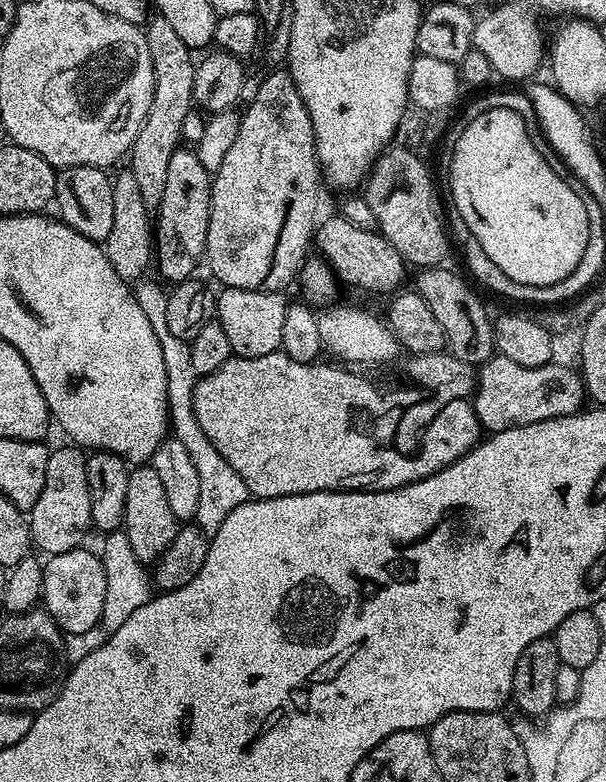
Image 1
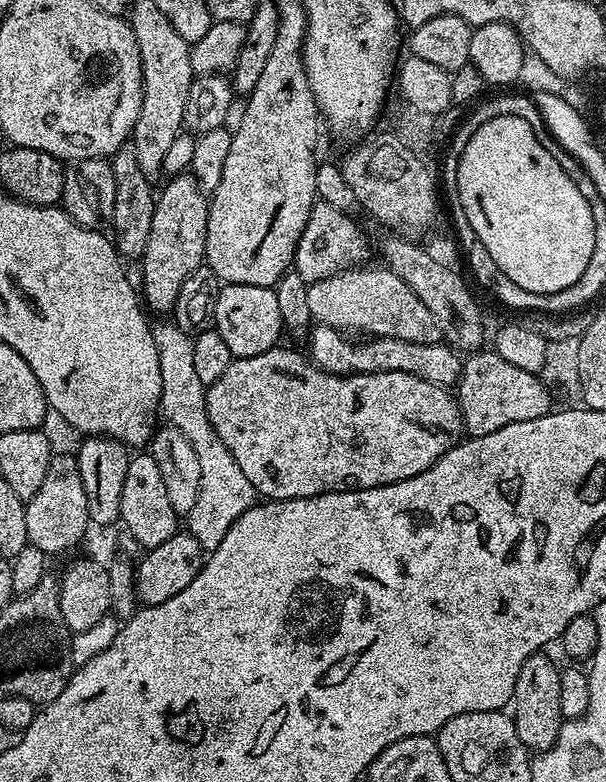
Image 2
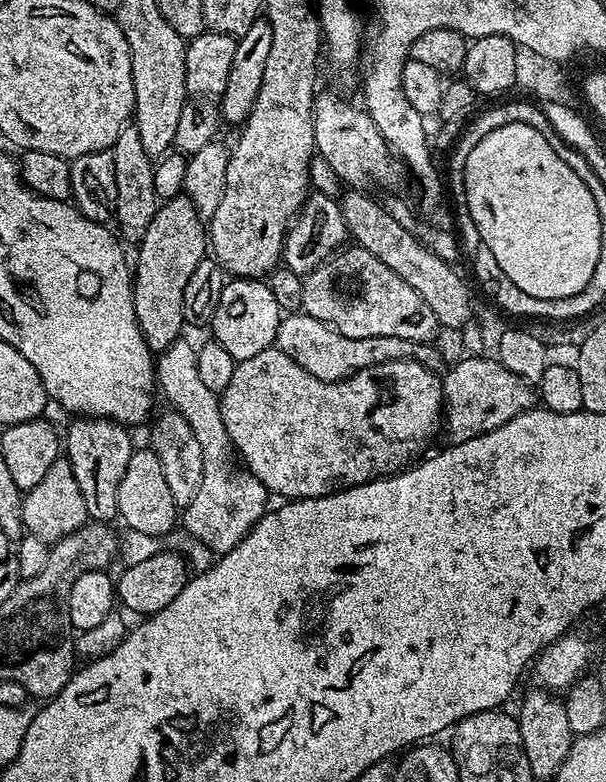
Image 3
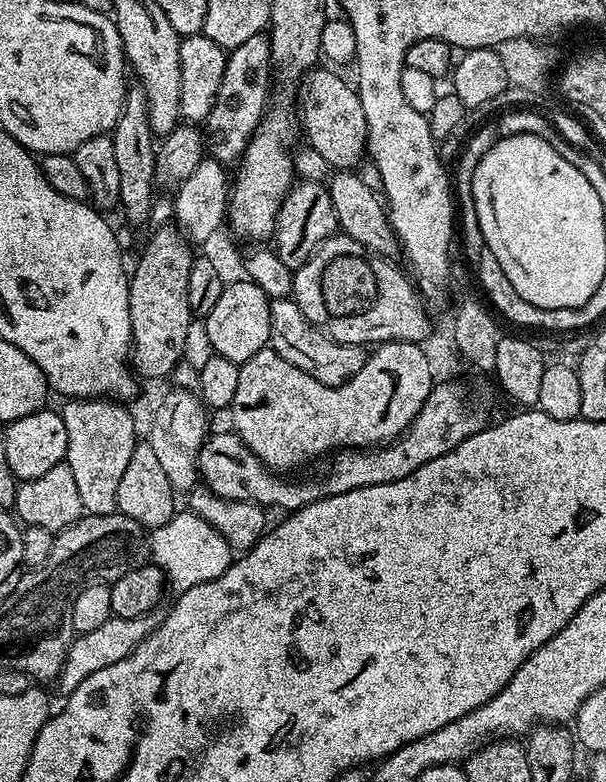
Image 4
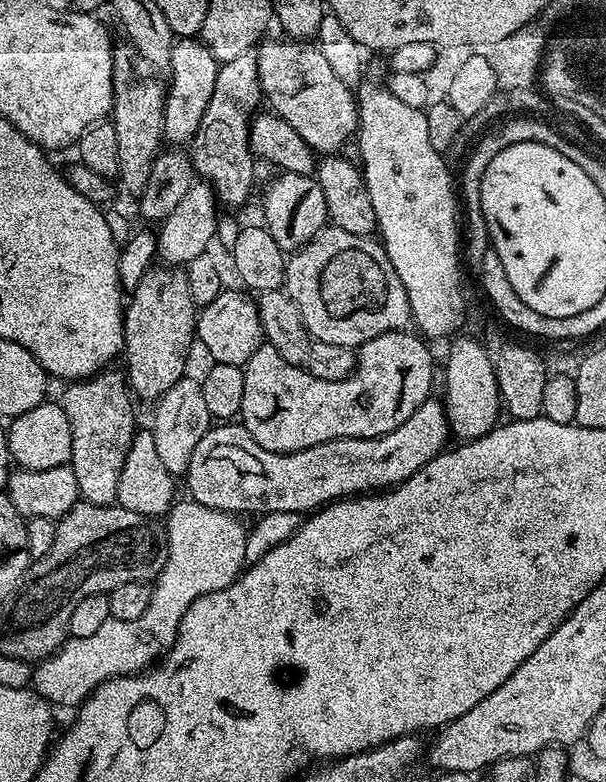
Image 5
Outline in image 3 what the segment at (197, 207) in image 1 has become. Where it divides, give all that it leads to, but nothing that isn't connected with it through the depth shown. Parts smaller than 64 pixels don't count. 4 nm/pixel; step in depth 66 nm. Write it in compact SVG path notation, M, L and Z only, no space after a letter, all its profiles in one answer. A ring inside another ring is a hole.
M183 194L172 196L161 203L154 214L154 222L138 242L137 270L132 277L134 314L146 346L153 354L166 351L175 340L181 339L186 321L183 312L183 294L186 282L194 268L206 256L210 240L206 235L205 221L194 210L194 202Z

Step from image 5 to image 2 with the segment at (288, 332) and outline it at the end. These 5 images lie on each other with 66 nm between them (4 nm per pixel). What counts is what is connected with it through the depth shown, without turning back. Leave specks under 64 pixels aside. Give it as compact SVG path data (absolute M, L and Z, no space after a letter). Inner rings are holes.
M316 324L311 329L311 334L307 355L317 368L335 376L350 376L362 372L405 372L441 386L455 385L460 379L461 357L443 342L419 344L406 342L402 338L378 336L361 339L364 340L361 344L355 344L352 340L344 340L345 333L341 329L325 324Z

